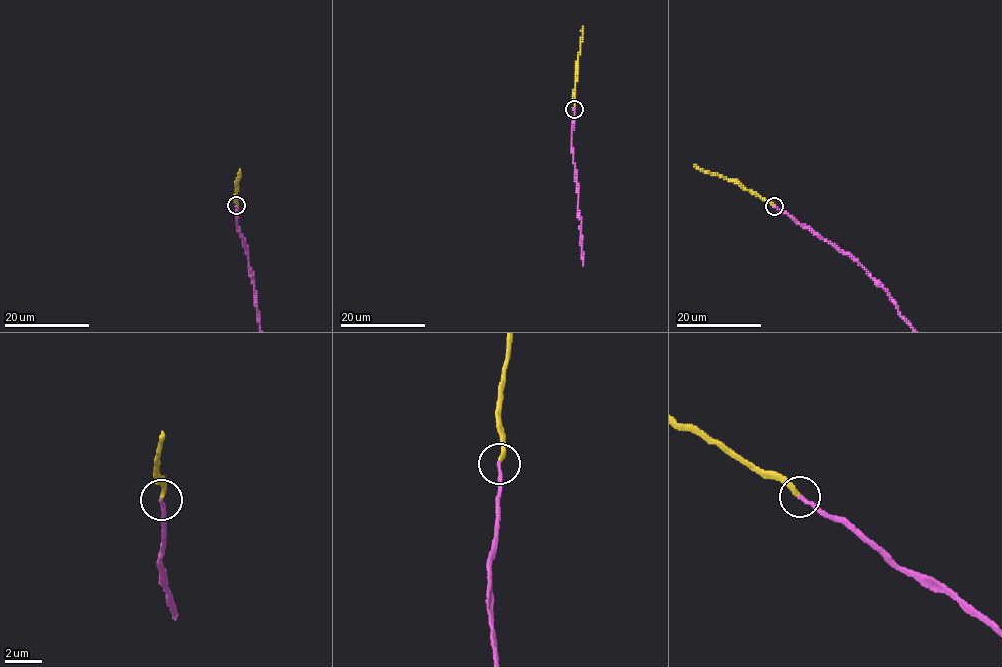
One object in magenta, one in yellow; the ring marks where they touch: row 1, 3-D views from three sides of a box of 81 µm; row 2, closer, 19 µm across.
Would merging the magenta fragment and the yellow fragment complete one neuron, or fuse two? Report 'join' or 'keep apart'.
join

